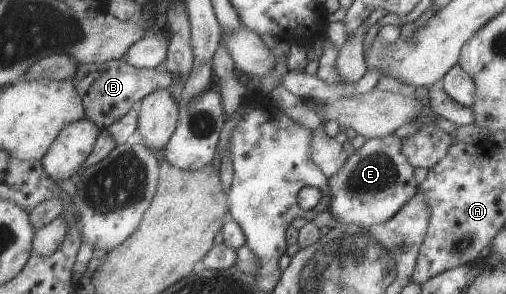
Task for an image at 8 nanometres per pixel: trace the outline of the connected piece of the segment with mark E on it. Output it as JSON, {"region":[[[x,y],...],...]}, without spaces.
{"region":[[[388,135],[366,139],[357,150],[349,150],[342,168],[327,178],[330,202],[326,210],[338,223],[369,227],[386,222],[416,194],[418,186],[412,172],[414,167],[404,158],[398,137]]]}

